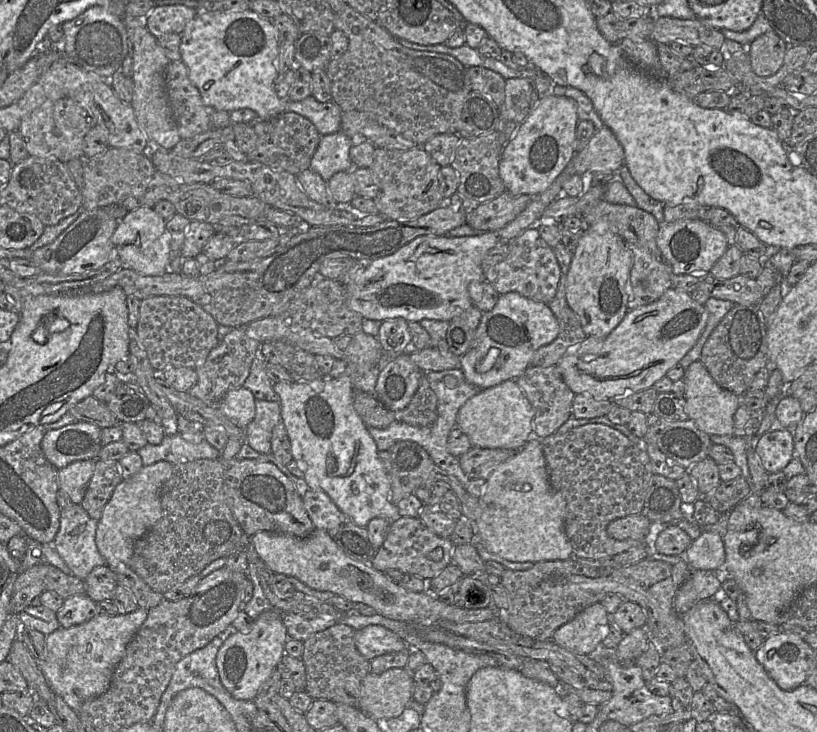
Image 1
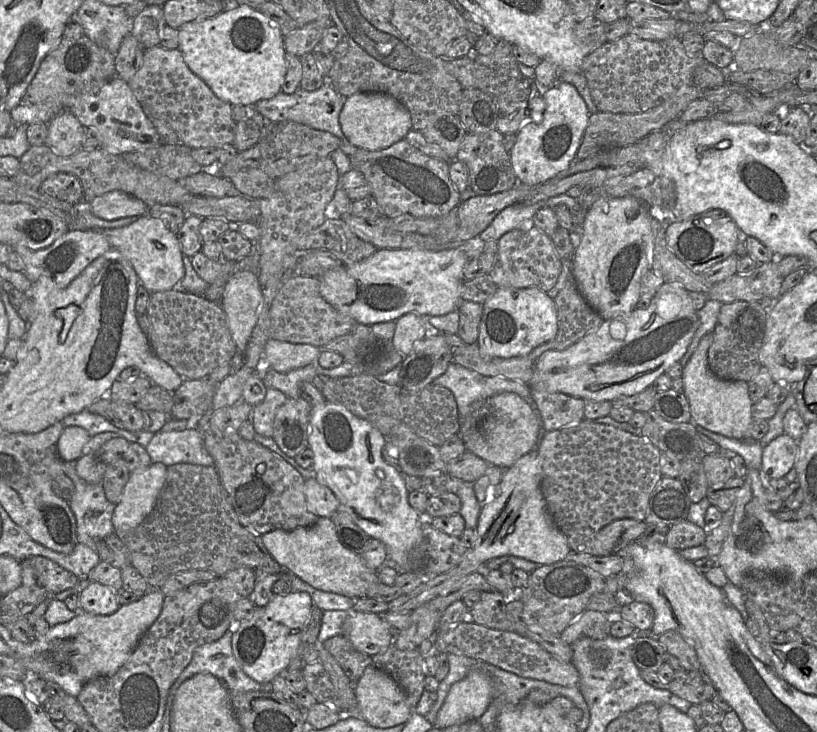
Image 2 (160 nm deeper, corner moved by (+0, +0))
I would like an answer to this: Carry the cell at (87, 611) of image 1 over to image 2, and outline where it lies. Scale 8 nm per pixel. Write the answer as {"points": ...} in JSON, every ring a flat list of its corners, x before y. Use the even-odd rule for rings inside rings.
{"points":[[97,582,82,583,78,593,80,611,94,615,111,615,120,608,117,595,118,591,110,586]]}

